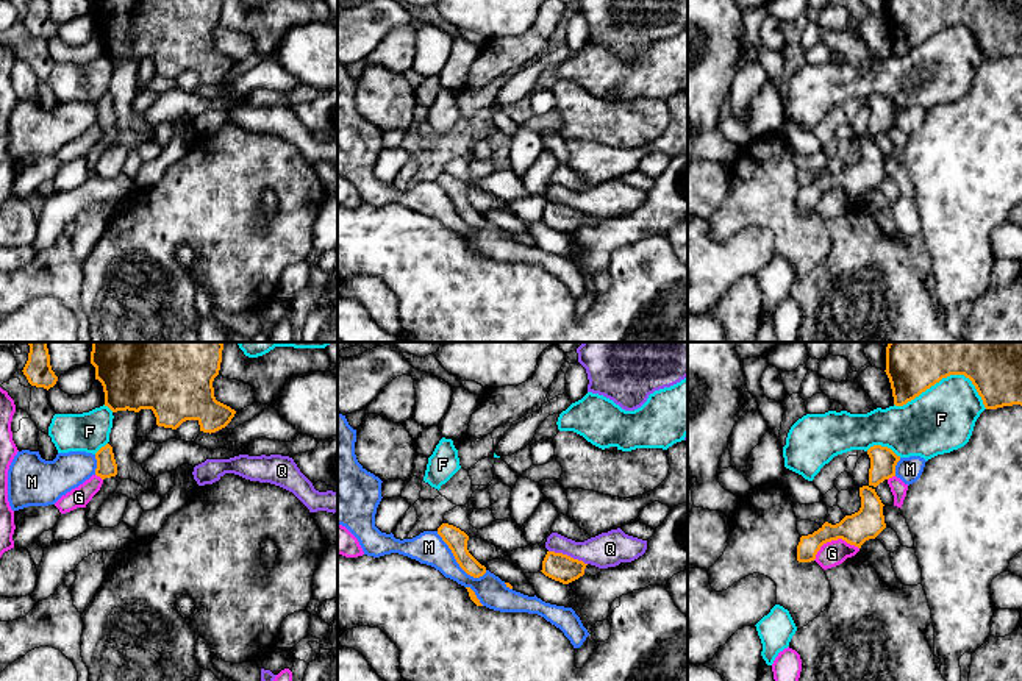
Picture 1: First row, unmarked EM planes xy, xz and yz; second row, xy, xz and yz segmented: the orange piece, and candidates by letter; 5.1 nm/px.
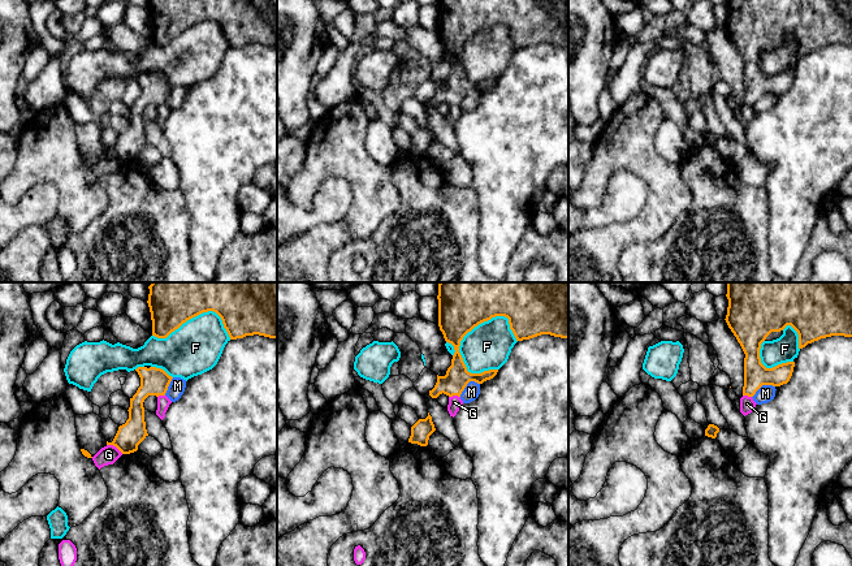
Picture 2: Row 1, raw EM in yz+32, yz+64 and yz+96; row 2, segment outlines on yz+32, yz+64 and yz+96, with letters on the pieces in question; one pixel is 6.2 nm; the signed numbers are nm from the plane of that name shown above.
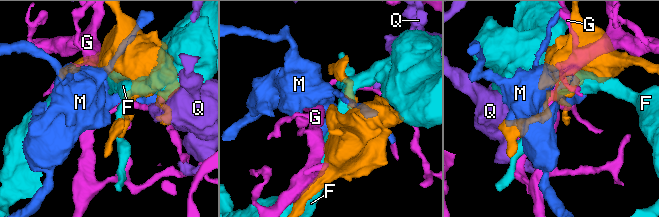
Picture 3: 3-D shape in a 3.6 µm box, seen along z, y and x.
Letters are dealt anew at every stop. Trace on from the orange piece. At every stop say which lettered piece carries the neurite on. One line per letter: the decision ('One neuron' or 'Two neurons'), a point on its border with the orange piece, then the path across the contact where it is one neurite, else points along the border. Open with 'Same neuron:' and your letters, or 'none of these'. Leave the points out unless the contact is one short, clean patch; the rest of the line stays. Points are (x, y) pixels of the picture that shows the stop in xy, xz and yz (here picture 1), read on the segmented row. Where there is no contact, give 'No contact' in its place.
Same neuron: none of these
F: Two neurons. Touches orange at yz (946, 377)
G: Two neurons. Touches orange at yz (833, 539)
M: Two neurons. Touches orange at xz (457, 561)
Q: Two neurons. Touches orange at xz (566, 555). Boundary: xz (549, 550), (566, 553), (586, 564)

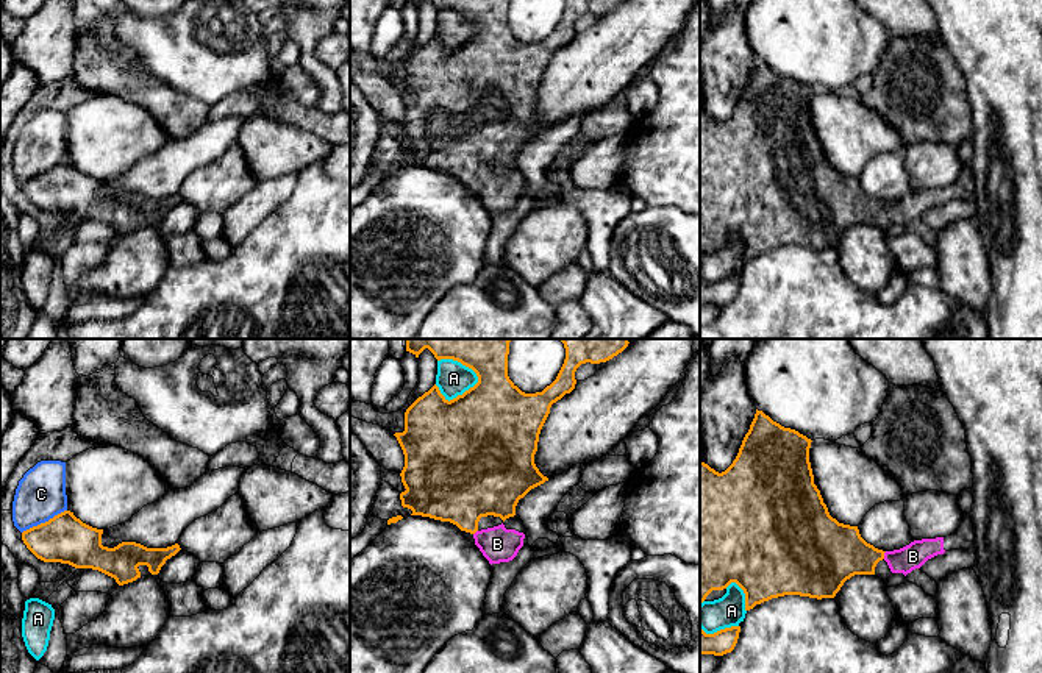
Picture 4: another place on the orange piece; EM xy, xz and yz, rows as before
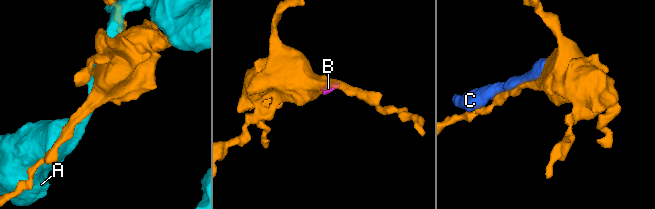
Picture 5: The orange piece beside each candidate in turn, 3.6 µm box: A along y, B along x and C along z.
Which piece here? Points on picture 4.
Same neuron: B
A: Two neurons. Touches orange at xz (461, 363)
B: One neuron. Touches orange at yz (883, 555). Path across: yz (835, 551), (883, 555), (913, 556)
C: Two neurons. Touches orange at xy (46, 522)

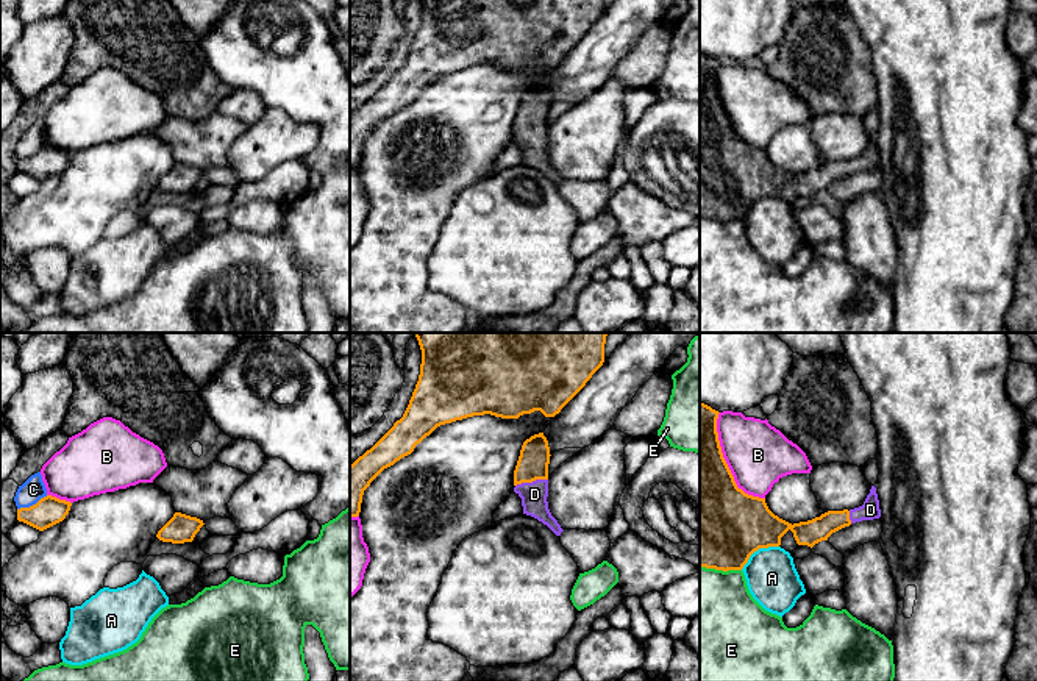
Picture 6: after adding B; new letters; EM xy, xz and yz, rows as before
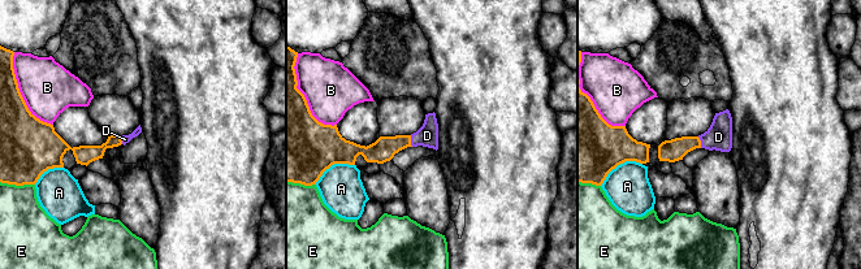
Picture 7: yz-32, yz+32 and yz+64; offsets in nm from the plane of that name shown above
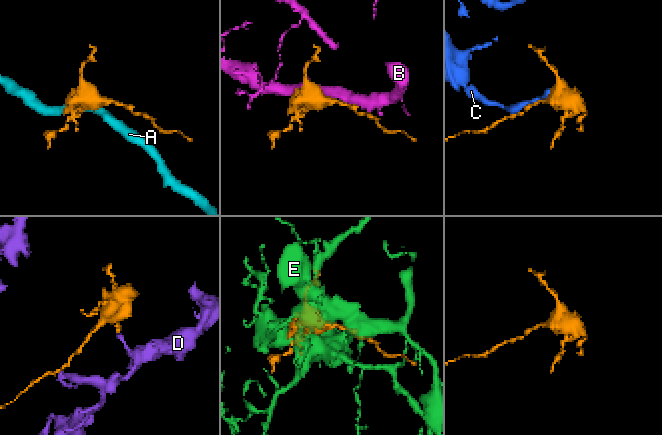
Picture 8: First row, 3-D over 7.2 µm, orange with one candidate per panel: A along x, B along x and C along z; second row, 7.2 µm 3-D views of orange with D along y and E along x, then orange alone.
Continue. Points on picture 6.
Same neuron: D
A: Two neurons. Touches orange at yz (758, 549)
B: Two neurons. Touches orange at yz (725, 463)
C: Two neurons. Touches orange at xy (33, 505)
D: One neuron. Touches orange at xz (531, 481). Path across: xz (533, 463), (531, 481), (534, 494)
E: Two neurons. Touches orange at yz (720, 569)

